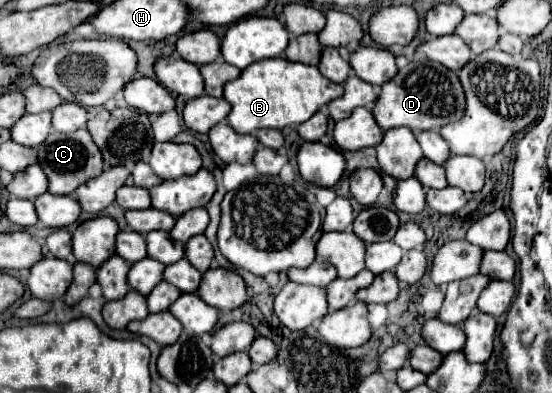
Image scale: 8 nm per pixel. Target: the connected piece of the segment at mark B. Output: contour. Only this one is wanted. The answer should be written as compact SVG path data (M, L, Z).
M281 56L253 62L241 72L239 78L227 82L223 88L223 98L231 104L227 122L239 134L251 134L259 128L281 130L285 126L301 124L309 120L321 106L341 94L341 84L329 82L325 76L321 76L317 66L289 62Z

